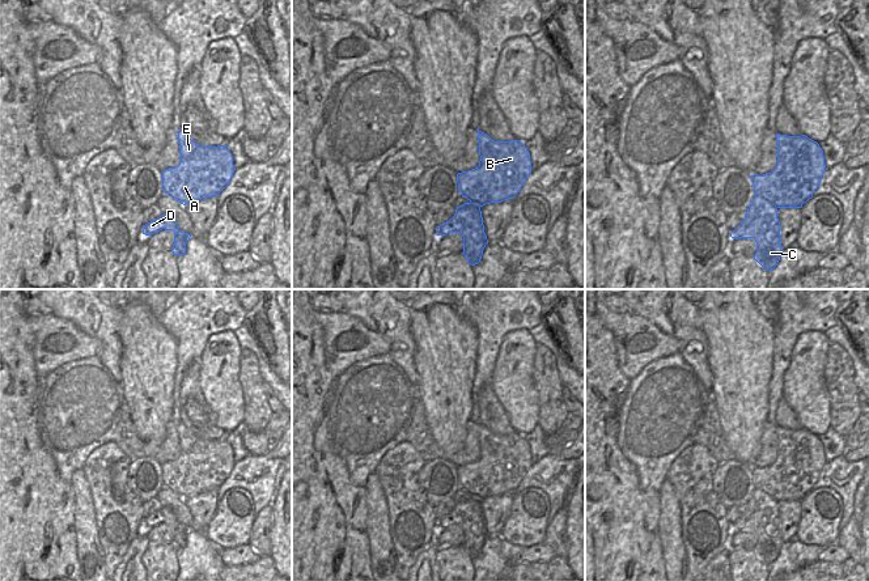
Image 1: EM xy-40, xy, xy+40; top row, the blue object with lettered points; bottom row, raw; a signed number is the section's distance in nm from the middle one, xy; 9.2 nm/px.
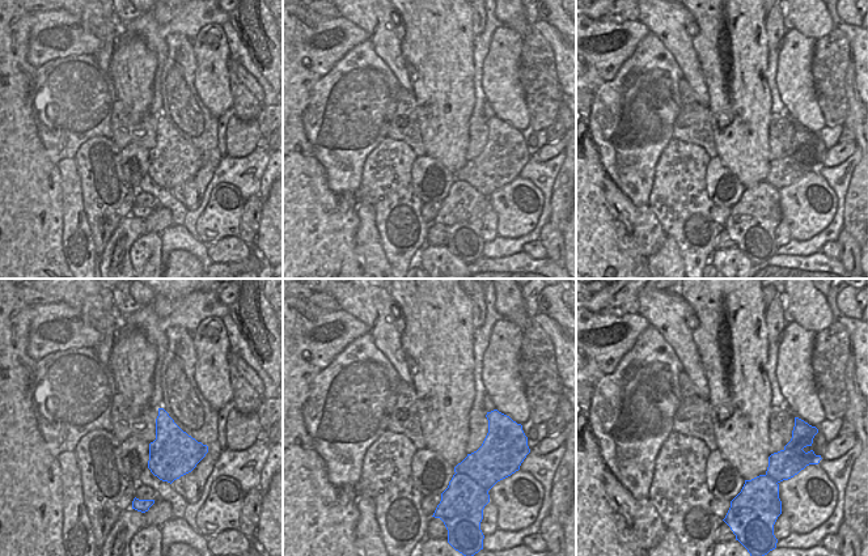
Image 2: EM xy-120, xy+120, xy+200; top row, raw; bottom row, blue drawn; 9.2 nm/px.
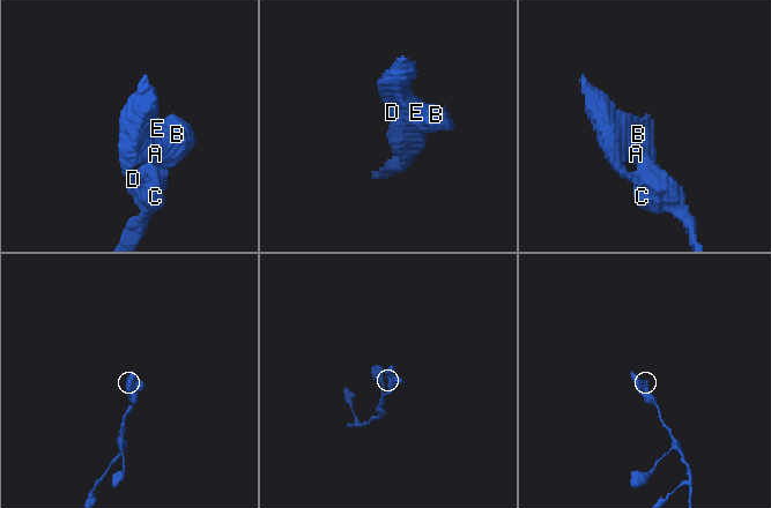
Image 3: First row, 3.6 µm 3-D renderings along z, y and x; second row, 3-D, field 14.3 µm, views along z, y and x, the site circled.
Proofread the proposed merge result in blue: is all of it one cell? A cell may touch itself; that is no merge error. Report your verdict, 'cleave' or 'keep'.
keep

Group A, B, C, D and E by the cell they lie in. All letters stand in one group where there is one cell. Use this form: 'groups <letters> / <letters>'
groups A B C D E

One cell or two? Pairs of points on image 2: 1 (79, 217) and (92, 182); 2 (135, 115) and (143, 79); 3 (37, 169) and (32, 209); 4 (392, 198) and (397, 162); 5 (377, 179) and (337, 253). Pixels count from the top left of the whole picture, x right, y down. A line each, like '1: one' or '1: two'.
1: two
2: one
3: one
4: one
5: two

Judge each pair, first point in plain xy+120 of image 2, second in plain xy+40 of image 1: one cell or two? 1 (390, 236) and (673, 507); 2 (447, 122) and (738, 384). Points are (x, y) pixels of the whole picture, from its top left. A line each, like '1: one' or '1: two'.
1: two
2: one

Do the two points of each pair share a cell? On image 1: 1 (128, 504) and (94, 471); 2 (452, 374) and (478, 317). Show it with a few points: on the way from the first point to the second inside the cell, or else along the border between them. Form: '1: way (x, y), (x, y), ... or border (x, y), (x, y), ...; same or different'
1: way (118, 503), (110, 495), (105, 482); same
2: border (454, 308), (477, 331), (478, 356); different

